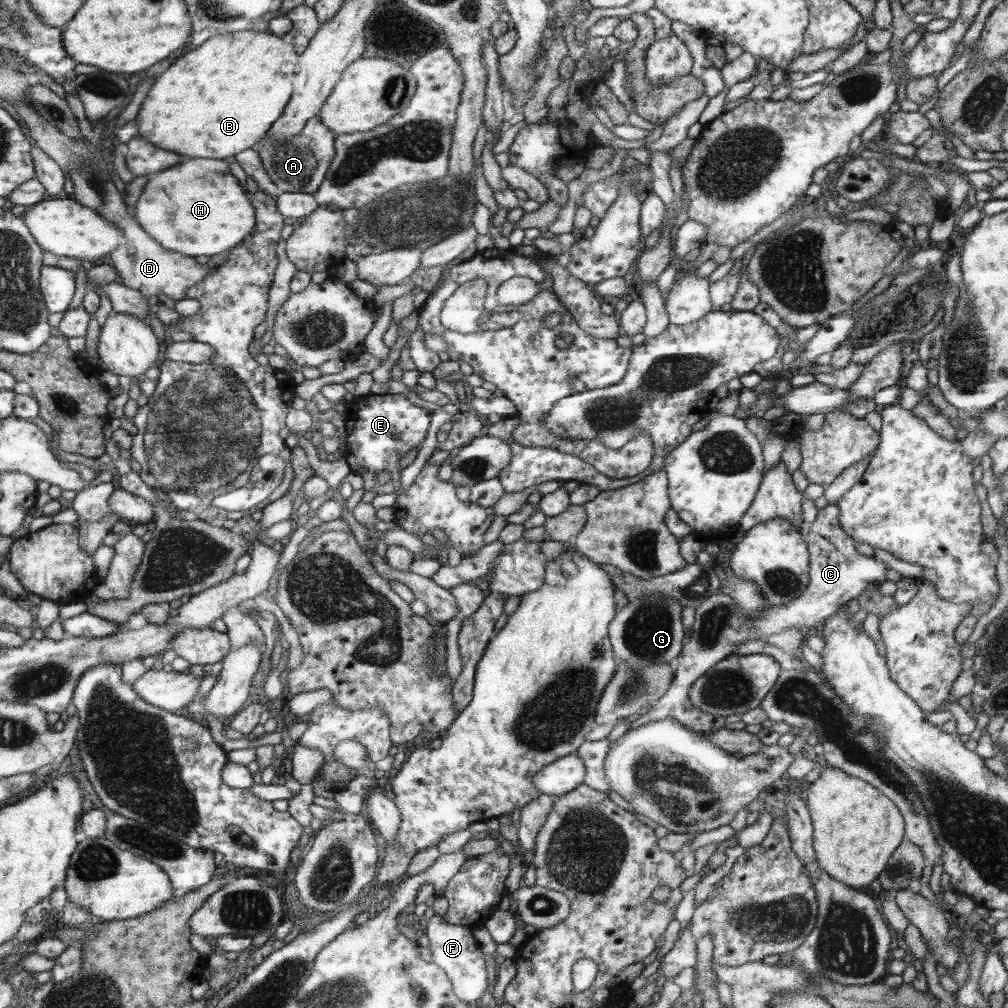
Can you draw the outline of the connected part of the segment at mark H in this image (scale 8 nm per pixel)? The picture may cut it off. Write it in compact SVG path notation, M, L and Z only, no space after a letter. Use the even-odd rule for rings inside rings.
M188 158L182 162L184 164L164 170L148 180L134 206L136 221L147 233L152 232L152 236L156 236L156 240L160 240L164 248L172 248L174 252L182 252L184 256L214 256L233 249L254 230L255 206L246 198L240 182L230 174L224 159Z

